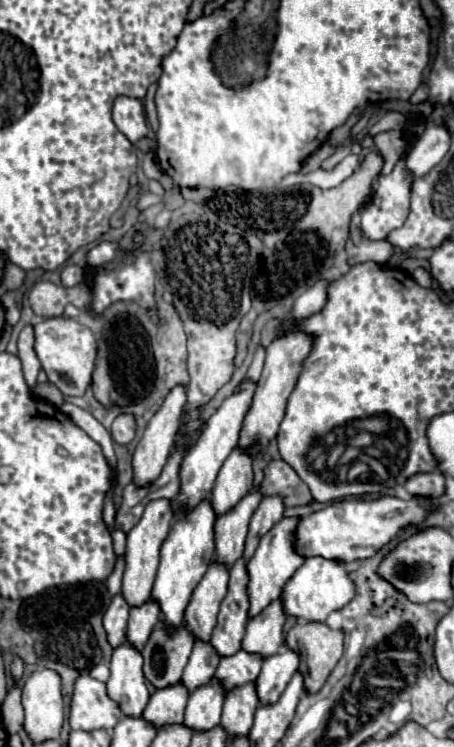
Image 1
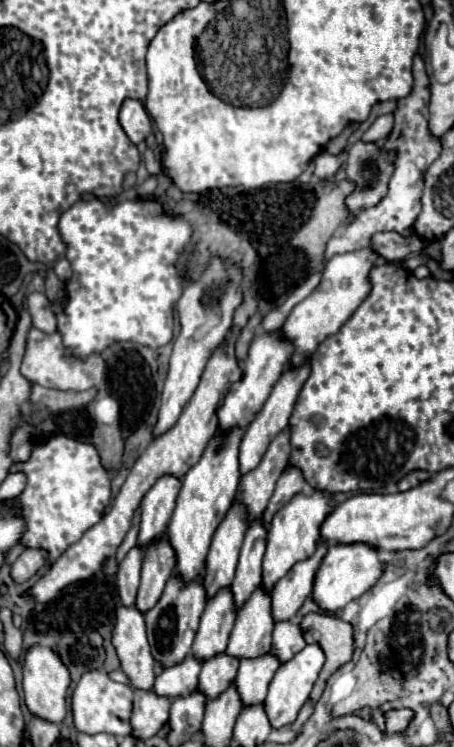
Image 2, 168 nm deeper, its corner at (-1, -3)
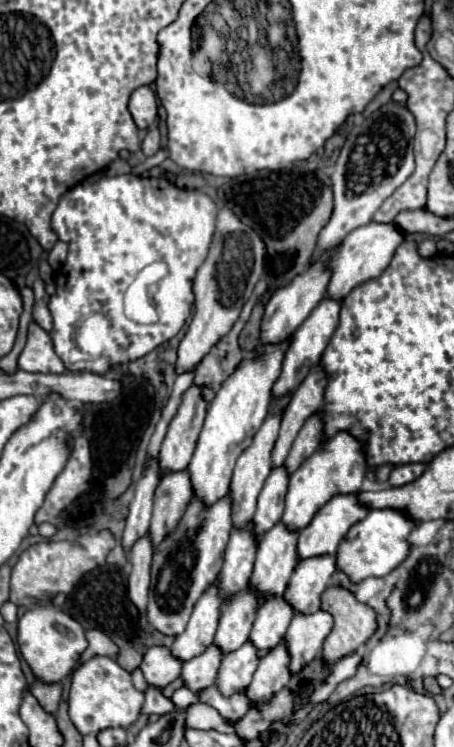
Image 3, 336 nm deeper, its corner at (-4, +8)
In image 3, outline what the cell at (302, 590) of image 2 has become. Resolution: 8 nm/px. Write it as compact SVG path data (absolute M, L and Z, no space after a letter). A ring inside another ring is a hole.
M356 494L334 496L314 520L300 530L298 536L298 560L334 554L348 528L366 516L366 508L358 504Z

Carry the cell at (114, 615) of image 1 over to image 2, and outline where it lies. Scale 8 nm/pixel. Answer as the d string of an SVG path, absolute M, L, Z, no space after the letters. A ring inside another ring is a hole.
M141 547L129 549L129 553L125 555L125 559L119 563L117 587L119 587L121 601L127 607L135 603L135 595L137 595L137 589L139 589L141 563L143 563L143 549Z

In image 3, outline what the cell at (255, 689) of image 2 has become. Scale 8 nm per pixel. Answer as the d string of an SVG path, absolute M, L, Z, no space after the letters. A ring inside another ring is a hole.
M270 598L266 604L258 608L252 632L250 632L250 642L254 644L258 658L264 658L270 654L272 648L278 646L278 642L284 638L286 628L292 620L294 612L286 604L286 600L280 598Z

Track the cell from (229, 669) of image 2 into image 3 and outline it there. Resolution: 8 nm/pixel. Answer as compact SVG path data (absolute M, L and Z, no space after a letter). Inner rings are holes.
M248 590L238 592L230 600L230 604L222 608L220 624L214 636L214 646L222 654L238 650L248 640L254 616L256 616L256 596Z

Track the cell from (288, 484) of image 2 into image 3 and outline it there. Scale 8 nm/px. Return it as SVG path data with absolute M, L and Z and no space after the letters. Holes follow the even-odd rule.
M314 414L298 432L292 444L292 450L284 462L284 468L288 474L294 474L304 464L304 460L318 450L320 438L322 438L322 422L320 422L320 414Z

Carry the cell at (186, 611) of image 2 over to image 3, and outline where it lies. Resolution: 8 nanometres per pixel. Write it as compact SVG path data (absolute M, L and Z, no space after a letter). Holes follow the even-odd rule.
M224 496L210 508L204 508L194 498L190 500L178 528L170 536L166 536L160 552L154 554L152 560L148 620L158 632L166 636L180 636L186 630L194 604L216 582L230 532L230 496Z

